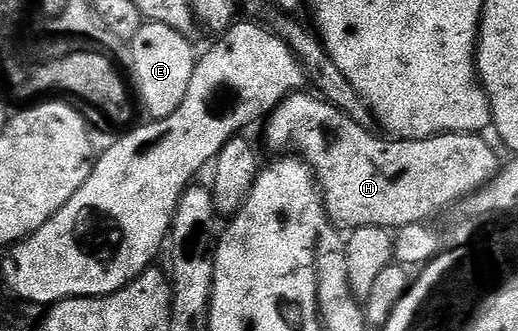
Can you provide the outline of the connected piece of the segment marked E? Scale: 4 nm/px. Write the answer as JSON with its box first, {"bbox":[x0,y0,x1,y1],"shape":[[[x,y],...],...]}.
{"bbox":[129,21,196,120],"shape":[[[149,21],[143,22],[140,33],[129,40],[130,67],[134,70],[133,86],[151,120],[166,119],[180,109],[180,101],[184,101],[184,93],[188,93],[188,81],[192,81],[196,62],[196,51],[194,55],[194,47],[190,43],[193,42],[176,29]]]}

